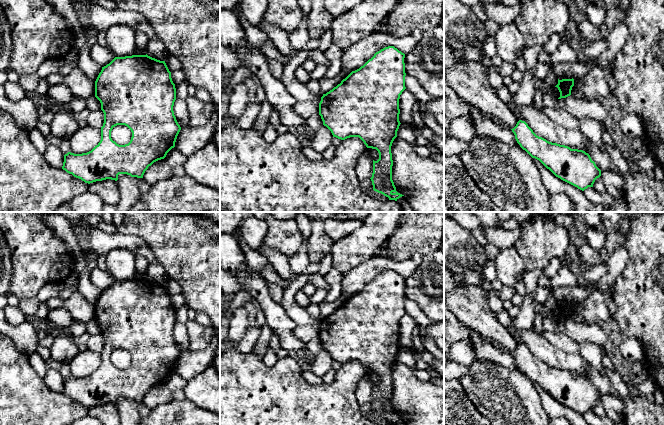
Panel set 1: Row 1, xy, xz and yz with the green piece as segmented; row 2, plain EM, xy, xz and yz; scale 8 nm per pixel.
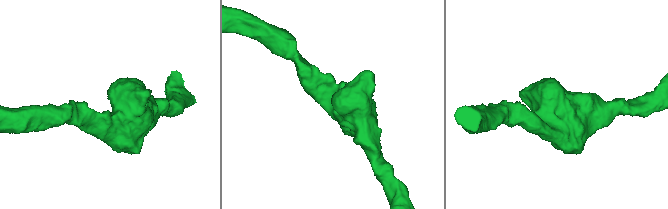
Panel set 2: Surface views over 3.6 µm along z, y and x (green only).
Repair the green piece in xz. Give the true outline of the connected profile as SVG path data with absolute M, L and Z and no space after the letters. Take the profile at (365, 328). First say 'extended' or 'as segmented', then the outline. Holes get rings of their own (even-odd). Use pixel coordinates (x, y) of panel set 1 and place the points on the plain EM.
as segmented; M394 270L376 276L359 293L352 295L332 314L323 318L319 327L319 339L333 361L345 364L359 361L367 372L376 373L379 383L373 384L373 397L370 402L373 414L397 425L404 420L396 415L392 404L391 370L397 361L400 350L399 323L405 311L405 278Z

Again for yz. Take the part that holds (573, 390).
as segmented; M519 344L511 353L520 371L539 384L556 401L584 415L593 411L601 394L583 374L552 367L537 360L525 345Z

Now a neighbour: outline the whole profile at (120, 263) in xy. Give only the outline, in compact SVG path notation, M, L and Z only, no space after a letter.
M117 248L110 251L106 257L106 271L109 272L116 281L132 280L135 271L136 254L130 250Z

